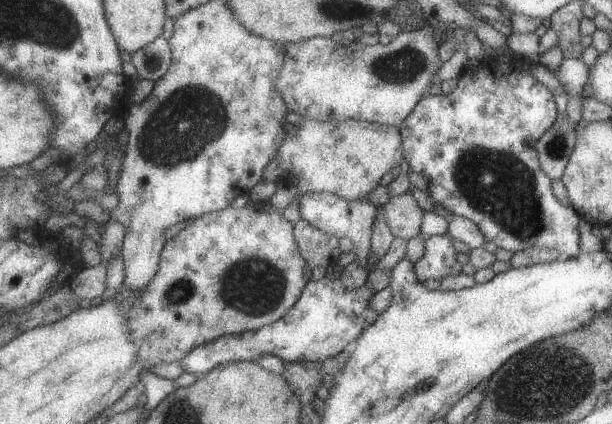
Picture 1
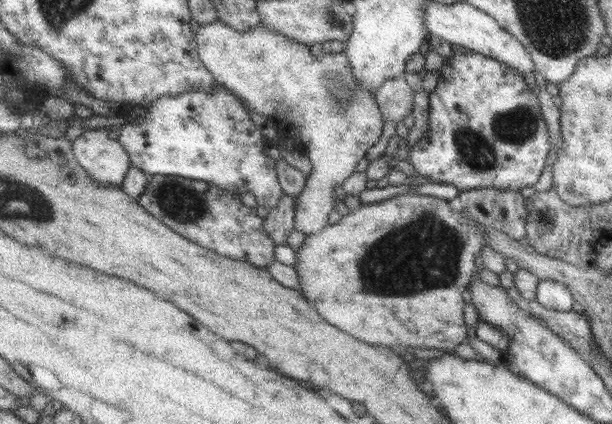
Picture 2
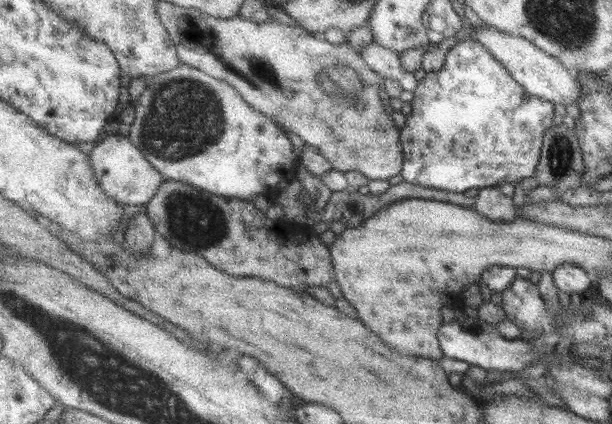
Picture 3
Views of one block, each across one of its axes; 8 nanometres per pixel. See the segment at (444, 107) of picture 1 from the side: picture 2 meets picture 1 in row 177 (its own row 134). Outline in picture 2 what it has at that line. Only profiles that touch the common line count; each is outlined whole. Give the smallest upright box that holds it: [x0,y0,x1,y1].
[408,51,551,191]

